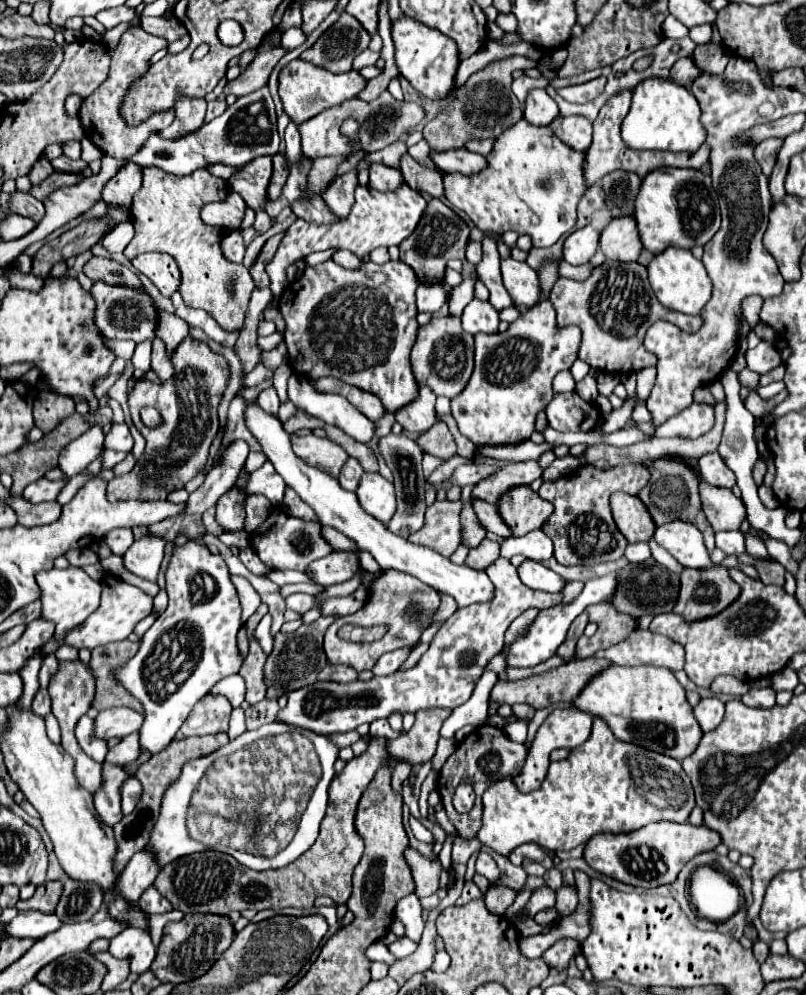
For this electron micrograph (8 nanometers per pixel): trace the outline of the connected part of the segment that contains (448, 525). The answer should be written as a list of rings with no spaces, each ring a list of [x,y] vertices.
[[[435,501],[431,507],[427,507],[423,529],[411,534],[408,540],[436,549],[439,554],[449,558],[461,543],[461,509],[461,501]]]

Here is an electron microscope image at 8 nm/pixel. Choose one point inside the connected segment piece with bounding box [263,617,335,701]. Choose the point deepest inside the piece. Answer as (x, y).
(297, 658)

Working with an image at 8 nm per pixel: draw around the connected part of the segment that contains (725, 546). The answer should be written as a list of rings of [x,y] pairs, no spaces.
[[[721,531],[715,533],[717,547],[727,555],[739,555],[745,553],[745,537],[741,531]]]

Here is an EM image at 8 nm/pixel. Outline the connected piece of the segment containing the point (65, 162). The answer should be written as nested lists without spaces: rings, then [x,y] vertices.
[[[59,157],[59,159],[53,159],[51,161],[51,165],[53,165],[53,169],[55,171],[63,171],[63,173],[81,173],[85,167],[87,167],[87,163],[85,161],[73,161],[73,159],[69,159],[69,157]]]

